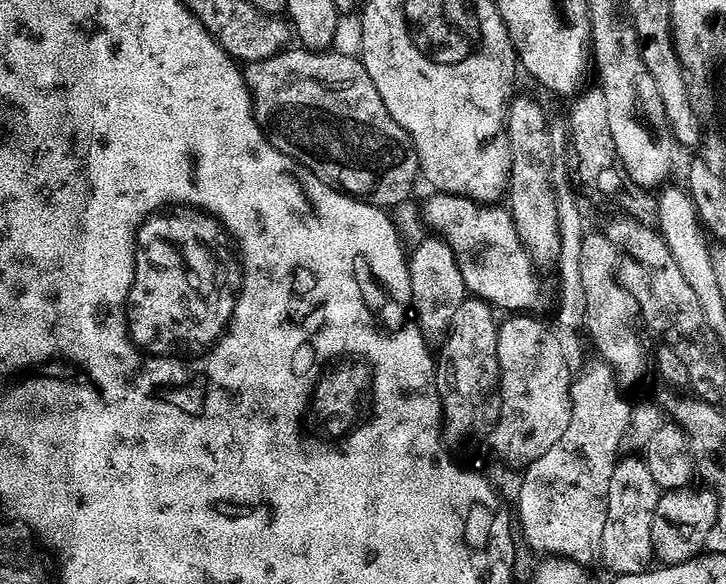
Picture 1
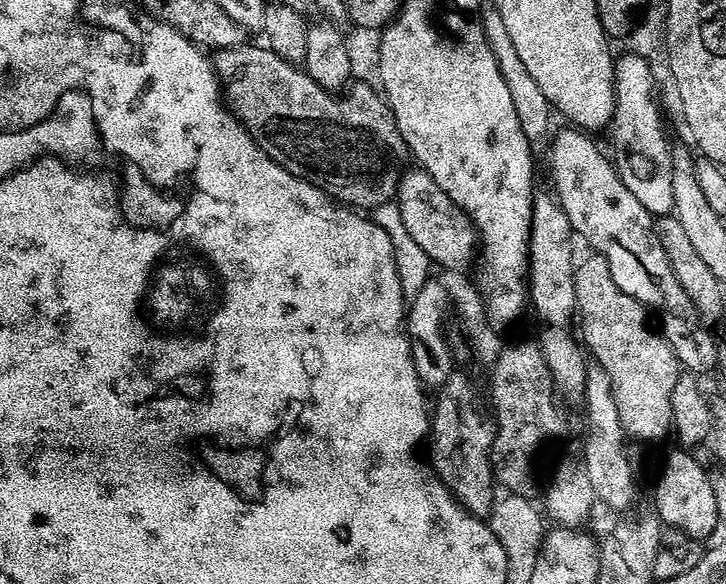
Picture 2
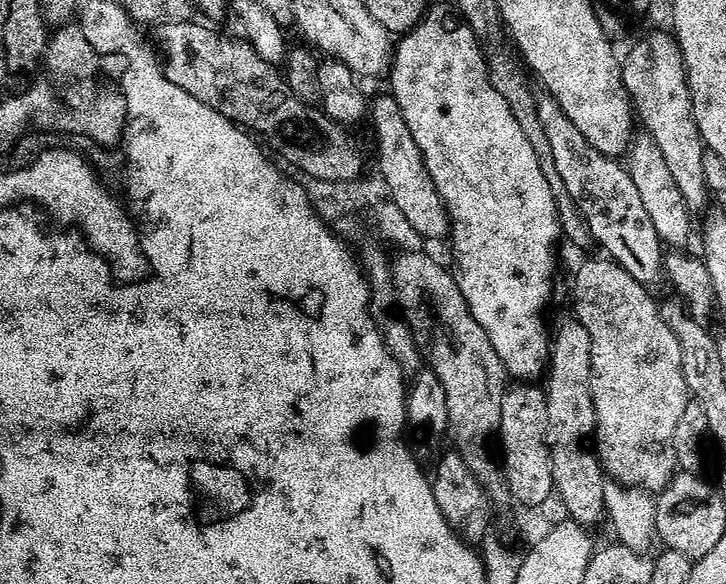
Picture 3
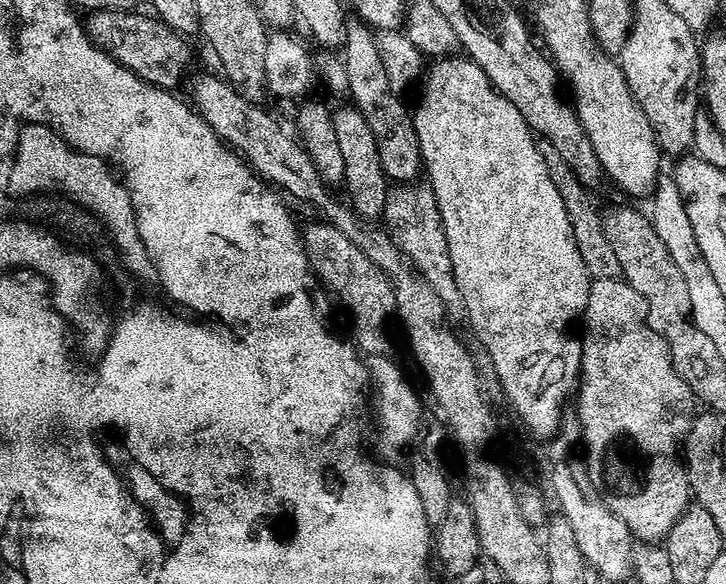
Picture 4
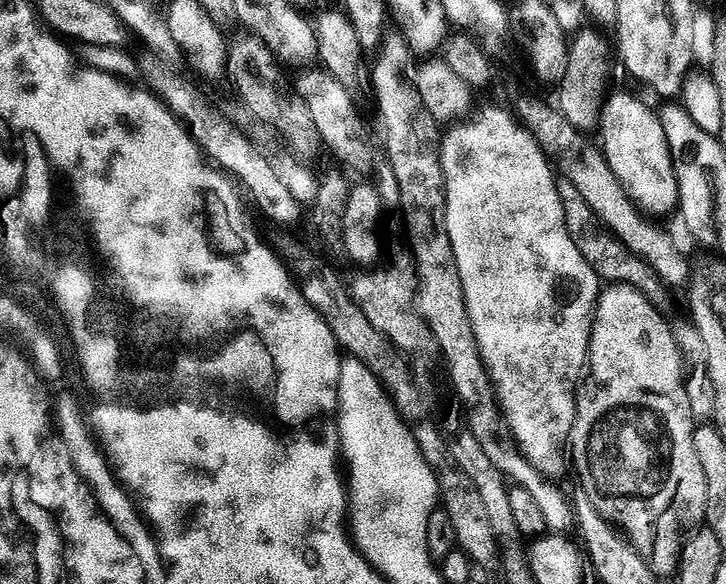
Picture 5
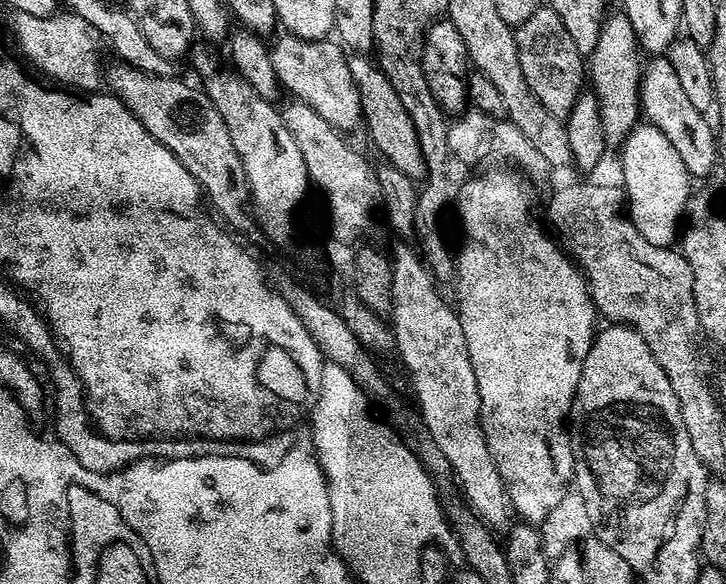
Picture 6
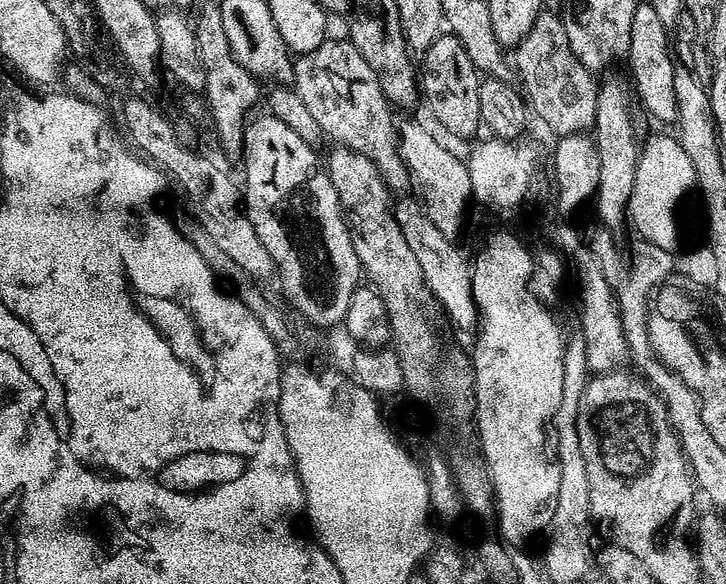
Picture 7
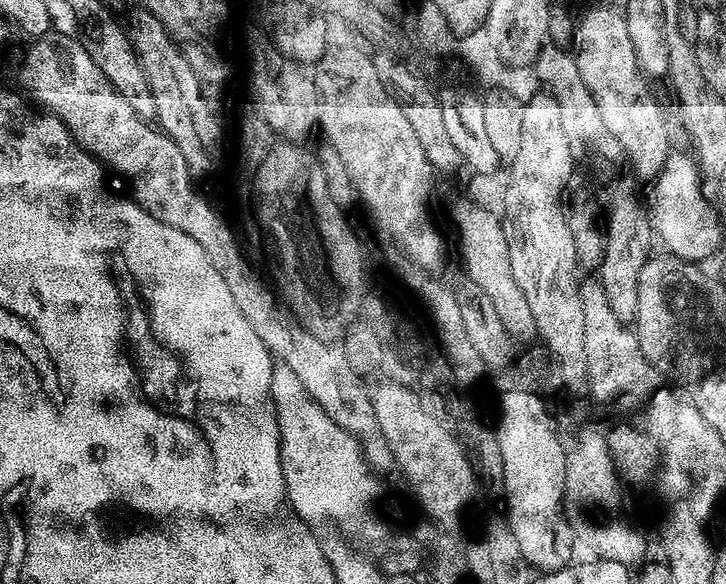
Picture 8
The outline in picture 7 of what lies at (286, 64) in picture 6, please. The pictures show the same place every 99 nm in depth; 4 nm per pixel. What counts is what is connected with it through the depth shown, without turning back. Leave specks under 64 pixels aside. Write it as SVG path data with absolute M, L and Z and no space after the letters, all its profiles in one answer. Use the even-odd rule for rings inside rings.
M324 39L318 50L295 57L294 89L329 141L336 140L332 142L368 158L389 189L404 188L410 184L410 173L400 156L398 124L392 121L393 105L382 94L370 62L358 54L351 40L332 39Z

